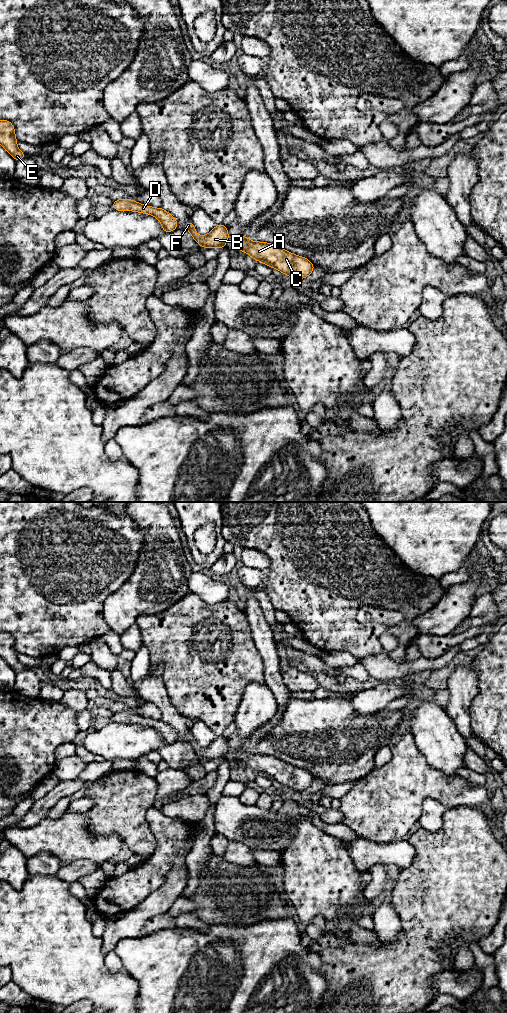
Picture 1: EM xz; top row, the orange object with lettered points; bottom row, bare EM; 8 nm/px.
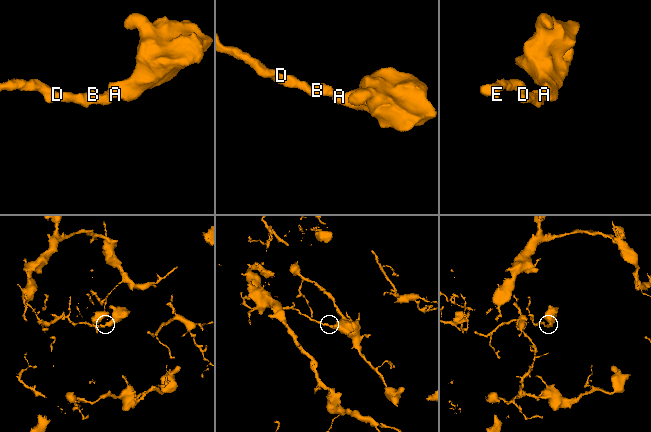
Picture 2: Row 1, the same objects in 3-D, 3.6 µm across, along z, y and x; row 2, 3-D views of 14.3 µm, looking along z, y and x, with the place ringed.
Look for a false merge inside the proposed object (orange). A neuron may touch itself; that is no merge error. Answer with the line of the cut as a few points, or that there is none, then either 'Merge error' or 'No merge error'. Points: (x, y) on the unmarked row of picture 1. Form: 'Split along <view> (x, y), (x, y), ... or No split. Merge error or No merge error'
No split. No merge error

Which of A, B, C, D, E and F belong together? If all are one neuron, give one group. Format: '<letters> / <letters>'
A B C D E F

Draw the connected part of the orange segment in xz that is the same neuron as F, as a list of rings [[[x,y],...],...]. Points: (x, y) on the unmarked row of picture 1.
[[[190,732],[186,735],[186,741],[192,747],[195,754],[199,755],[202,760],[215,759],[221,761],[226,758],[229,749],[228,741],[223,736],[216,737],[215,740],[205,748],[200,748],[196,745],[195,739]]]

